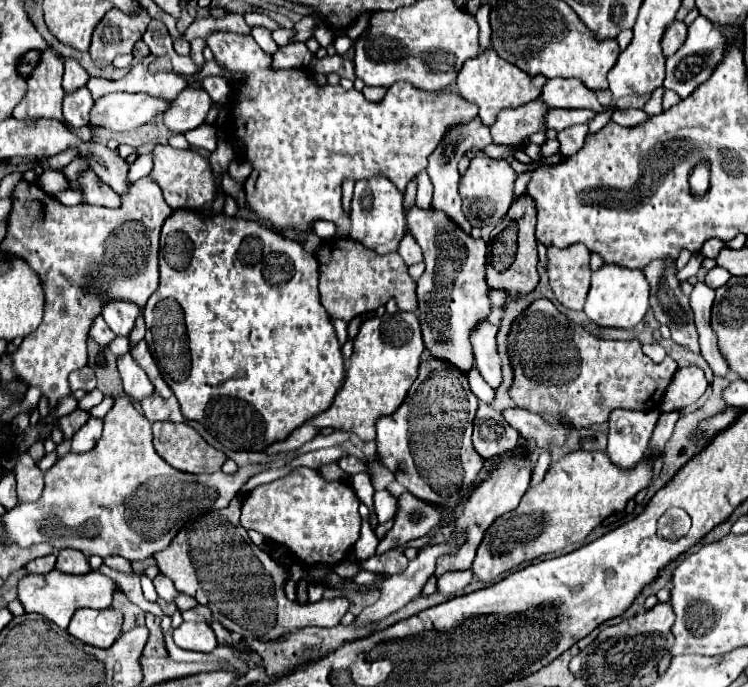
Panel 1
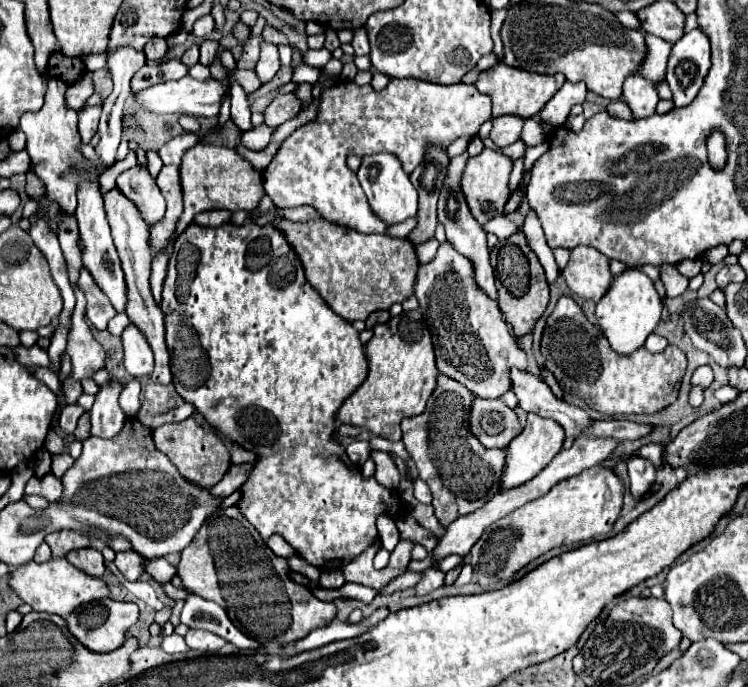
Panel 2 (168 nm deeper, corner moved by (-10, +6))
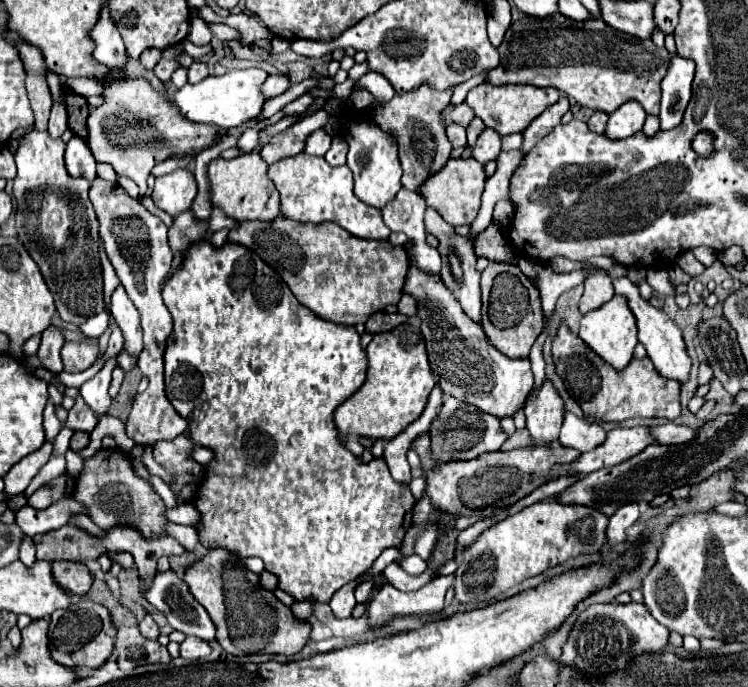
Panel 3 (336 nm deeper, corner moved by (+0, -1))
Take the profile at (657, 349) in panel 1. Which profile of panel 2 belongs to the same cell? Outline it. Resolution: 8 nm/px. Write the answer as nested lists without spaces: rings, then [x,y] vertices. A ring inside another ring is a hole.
[[[651,333],[645,341],[645,349],[649,349],[651,353],[661,353],[665,347],[667,347],[667,339],[661,335],[655,335],[655,333]]]

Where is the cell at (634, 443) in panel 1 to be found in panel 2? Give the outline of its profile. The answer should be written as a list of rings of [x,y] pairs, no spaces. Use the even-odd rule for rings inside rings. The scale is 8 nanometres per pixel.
[[[631,455],[627,459],[627,467],[629,467],[629,491],[635,497],[635,501],[641,501],[643,495],[649,491],[651,483],[655,483],[655,467],[651,461],[639,457],[639,455]]]

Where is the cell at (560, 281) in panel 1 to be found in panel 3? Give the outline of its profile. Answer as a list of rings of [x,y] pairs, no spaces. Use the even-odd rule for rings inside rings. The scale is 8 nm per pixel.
[[[593,270],[591,276],[585,280],[585,292],[579,300],[579,312],[587,314],[591,310],[601,308],[615,296],[611,278],[603,270]]]

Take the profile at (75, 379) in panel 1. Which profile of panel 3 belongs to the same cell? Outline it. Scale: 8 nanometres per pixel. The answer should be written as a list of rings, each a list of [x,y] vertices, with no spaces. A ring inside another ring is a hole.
[[[65,342],[61,348],[65,372],[83,372],[99,358],[99,344],[87,342]]]

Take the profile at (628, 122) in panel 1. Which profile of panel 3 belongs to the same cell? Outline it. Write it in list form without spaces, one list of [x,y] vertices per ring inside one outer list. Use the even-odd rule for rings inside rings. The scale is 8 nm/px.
[[[595,112],[595,114],[589,118],[589,122],[587,122],[589,130],[591,130],[591,132],[597,132],[597,134],[603,134],[605,124],[607,124],[607,118],[609,118],[609,114],[605,114],[605,112]]]

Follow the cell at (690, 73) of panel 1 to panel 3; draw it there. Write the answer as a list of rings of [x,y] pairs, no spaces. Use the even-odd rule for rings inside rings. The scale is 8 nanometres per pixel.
[[[675,56],[671,60],[669,72],[661,82],[661,130],[673,130],[681,124],[683,112],[691,100],[691,82],[695,74],[695,62]]]

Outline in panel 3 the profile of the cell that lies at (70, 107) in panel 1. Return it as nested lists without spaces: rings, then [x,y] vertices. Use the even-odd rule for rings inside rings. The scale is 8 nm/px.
[[[73,136],[67,144],[67,150],[65,150],[65,166],[67,166],[69,176],[95,180],[97,178],[95,164],[97,162],[95,162],[89,146],[79,136]]]

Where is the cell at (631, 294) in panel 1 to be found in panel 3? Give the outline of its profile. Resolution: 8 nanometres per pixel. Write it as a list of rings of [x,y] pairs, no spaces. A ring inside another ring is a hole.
[[[613,296],[607,304],[603,304],[601,308],[585,314],[581,318],[581,330],[579,330],[579,338],[593,350],[597,352],[607,364],[611,364],[617,370],[623,370],[629,360],[633,358],[633,348],[637,346],[637,326],[633,320],[633,312],[629,312],[629,306],[625,302],[625,298],[621,296]]]

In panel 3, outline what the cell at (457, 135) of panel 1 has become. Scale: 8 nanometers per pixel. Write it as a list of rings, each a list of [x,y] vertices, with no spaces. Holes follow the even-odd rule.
[[[435,210],[425,212],[425,228],[433,236],[439,238],[439,254],[443,258],[443,268],[441,268],[441,278],[443,284],[453,292],[455,300],[461,304],[463,312],[479,322],[481,320],[481,290],[479,290],[479,272],[475,268],[475,252],[473,252],[473,242],[469,242],[465,236],[457,236],[453,232],[453,226],[449,226],[441,216],[437,216]]]

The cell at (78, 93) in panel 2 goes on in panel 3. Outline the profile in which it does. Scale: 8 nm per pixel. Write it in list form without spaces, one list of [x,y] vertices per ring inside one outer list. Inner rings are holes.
[[[53,104],[51,118],[49,118],[49,136],[61,138],[61,134],[67,130],[67,110],[65,104]]]

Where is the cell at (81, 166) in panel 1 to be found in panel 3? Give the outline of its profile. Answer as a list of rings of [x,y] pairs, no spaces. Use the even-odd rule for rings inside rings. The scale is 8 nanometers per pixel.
[[[107,2],[99,14],[99,22],[91,30],[91,38],[97,44],[97,48],[93,52],[97,62],[101,62],[109,68],[125,68],[127,52],[125,52],[121,34],[117,32],[117,26],[113,24],[113,20],[109,16],[109,4]]]

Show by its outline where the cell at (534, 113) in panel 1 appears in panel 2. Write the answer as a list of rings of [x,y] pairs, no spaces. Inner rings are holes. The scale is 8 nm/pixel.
[[[497,117],[493,119],[493,131],[491,131],[491,139],[495,141],[497,147],[507,147],[511,143],[515,143],[521,137],[523,131],[523,117]]]

